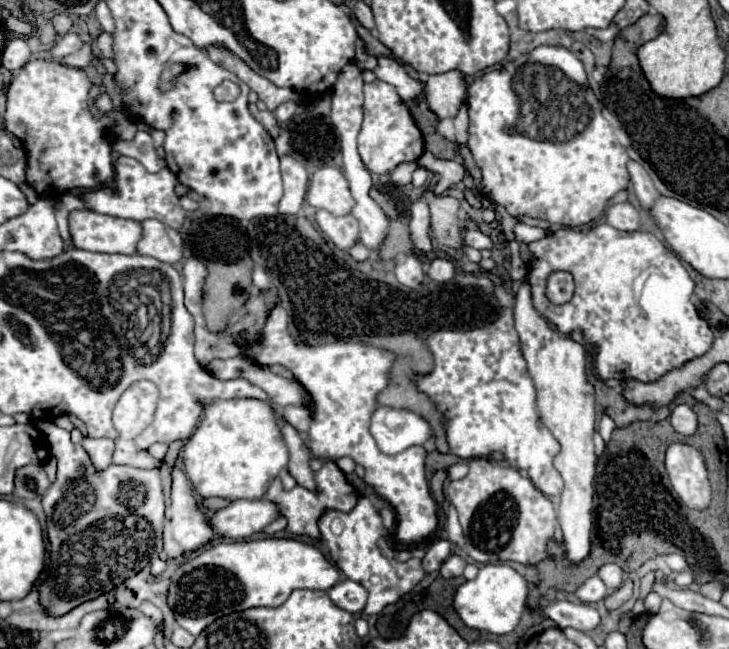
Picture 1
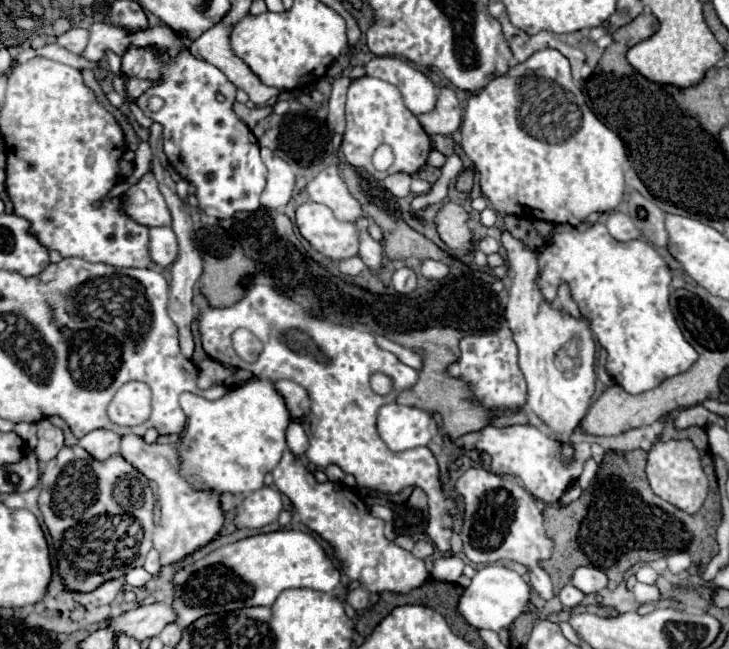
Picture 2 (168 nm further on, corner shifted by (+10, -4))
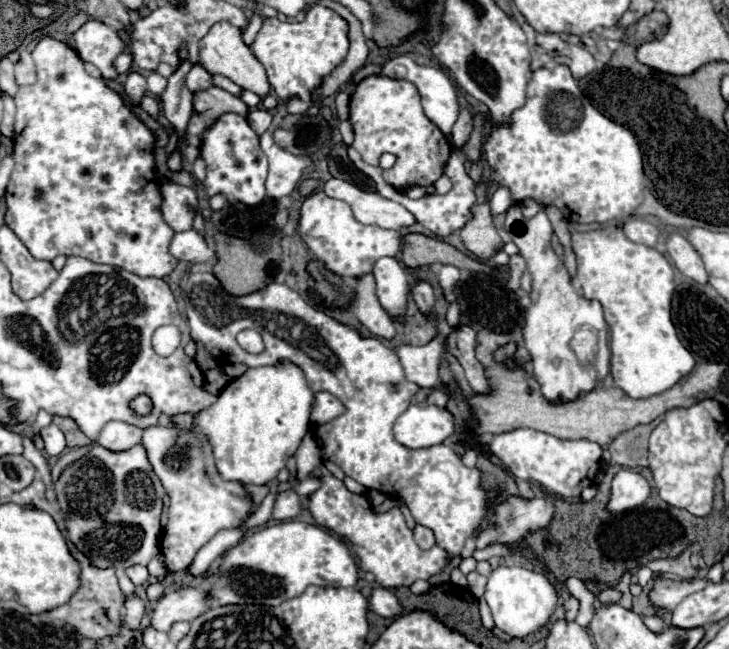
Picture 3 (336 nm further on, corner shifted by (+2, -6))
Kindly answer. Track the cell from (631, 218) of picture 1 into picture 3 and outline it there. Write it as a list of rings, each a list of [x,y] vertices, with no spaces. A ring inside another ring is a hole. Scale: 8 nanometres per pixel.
[[[630,218],[622,224],[622,230],[626,234],[628,240],[632,242],[640,242],[640,244],[646,244],[646,246],[656,246],[656,240],[658,240],[658,226],[650,220],[644,220],[644,218]]]

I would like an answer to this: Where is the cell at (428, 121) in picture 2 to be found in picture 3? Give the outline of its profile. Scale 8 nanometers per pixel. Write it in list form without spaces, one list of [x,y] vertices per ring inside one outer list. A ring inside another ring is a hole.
[[[462,108],[458,120],[456,120],[454,128],[452,128],[452,142],[454,142],[456,150],[468,140],[470,132],[472,132],[472,116],[470,116],[470,112],[466,108]]]

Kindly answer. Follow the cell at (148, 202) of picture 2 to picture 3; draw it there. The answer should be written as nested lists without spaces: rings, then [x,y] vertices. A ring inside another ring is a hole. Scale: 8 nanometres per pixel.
[[[174,182],[160,184],[162,196],[162,218],[174,232],[192,228],[192,208],[198,206],[194,188],[186,188]]]

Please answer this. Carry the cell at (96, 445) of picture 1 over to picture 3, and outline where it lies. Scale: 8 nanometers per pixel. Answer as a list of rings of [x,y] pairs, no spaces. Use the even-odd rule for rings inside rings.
[[[108,422],[100,436],[96,438],[96,444],[104,446],[110,452],[122,452],[136,446],[142,438],[142,430],[124,422]]]

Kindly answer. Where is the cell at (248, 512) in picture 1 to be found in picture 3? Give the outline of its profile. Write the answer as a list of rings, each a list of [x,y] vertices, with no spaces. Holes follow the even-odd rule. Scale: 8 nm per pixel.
[[[286,490],[286,492],[278,492],[276,502],[274,502],[274,510],[272,510],[272,518],[274,520],[294,520],[300,514],[300,498],[294,490]]]

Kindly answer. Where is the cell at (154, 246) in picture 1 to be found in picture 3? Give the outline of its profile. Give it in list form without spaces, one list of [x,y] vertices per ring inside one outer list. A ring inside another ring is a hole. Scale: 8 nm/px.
[[[186,230],[186,232],[174,234],[174,238],[170,242],[170,254],[176,260],[184,260],[184,262],[198,262],[198,264],[216,262],[214,250],[208,246],[208,242],[196,230]]]

